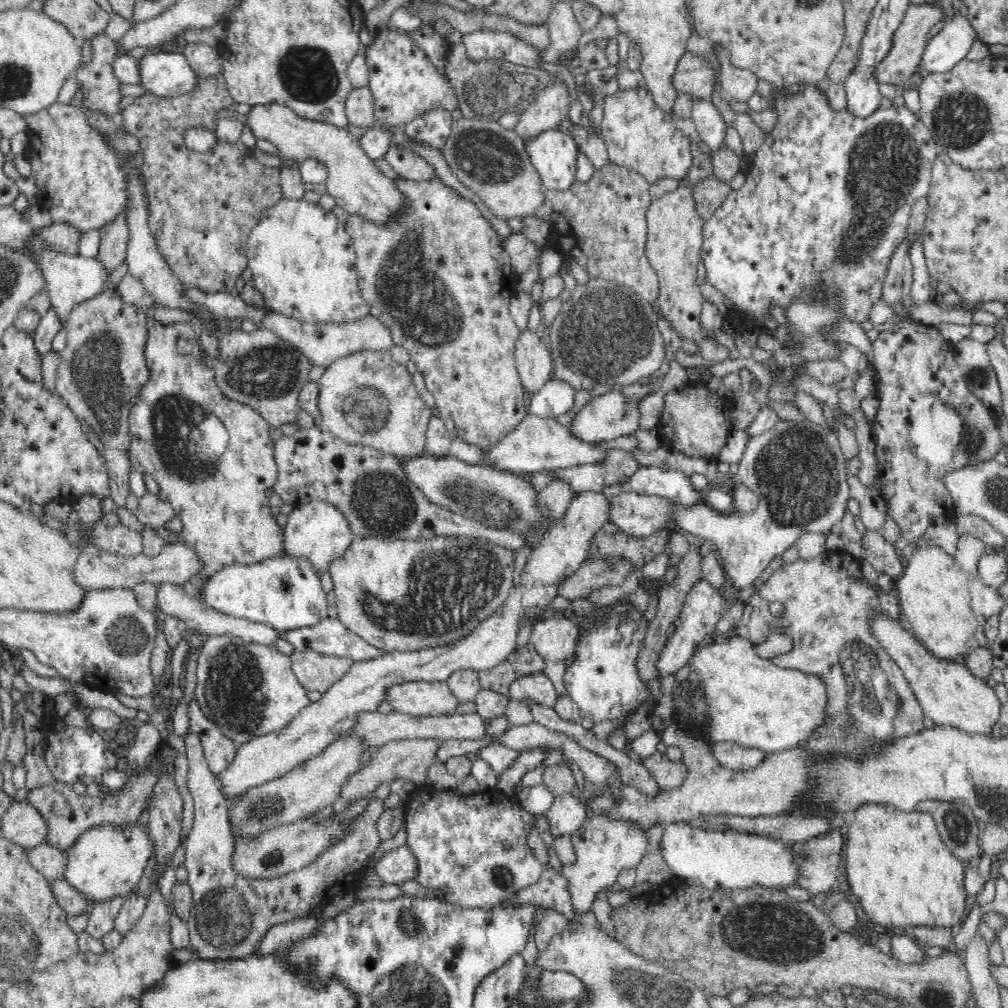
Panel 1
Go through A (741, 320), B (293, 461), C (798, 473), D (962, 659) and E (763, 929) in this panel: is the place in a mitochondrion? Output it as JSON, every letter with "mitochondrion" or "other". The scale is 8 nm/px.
{"A":"other","B":"other","C":"mitochondrion","D":"other","E":"mitochondrion"}

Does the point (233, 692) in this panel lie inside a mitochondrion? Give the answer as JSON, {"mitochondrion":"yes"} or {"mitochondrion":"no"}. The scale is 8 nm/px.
{"mitochondrion":"yes"}

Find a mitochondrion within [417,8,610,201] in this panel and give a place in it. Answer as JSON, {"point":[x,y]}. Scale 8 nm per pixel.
{"point":[479,152]}

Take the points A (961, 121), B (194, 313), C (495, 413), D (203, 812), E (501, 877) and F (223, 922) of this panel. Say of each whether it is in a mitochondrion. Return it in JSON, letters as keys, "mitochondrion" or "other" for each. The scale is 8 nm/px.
{"A":"mitochondrion","B":"other","C":"other","D":"other","E":"mitochondrion","F":"mitochondrion"}

